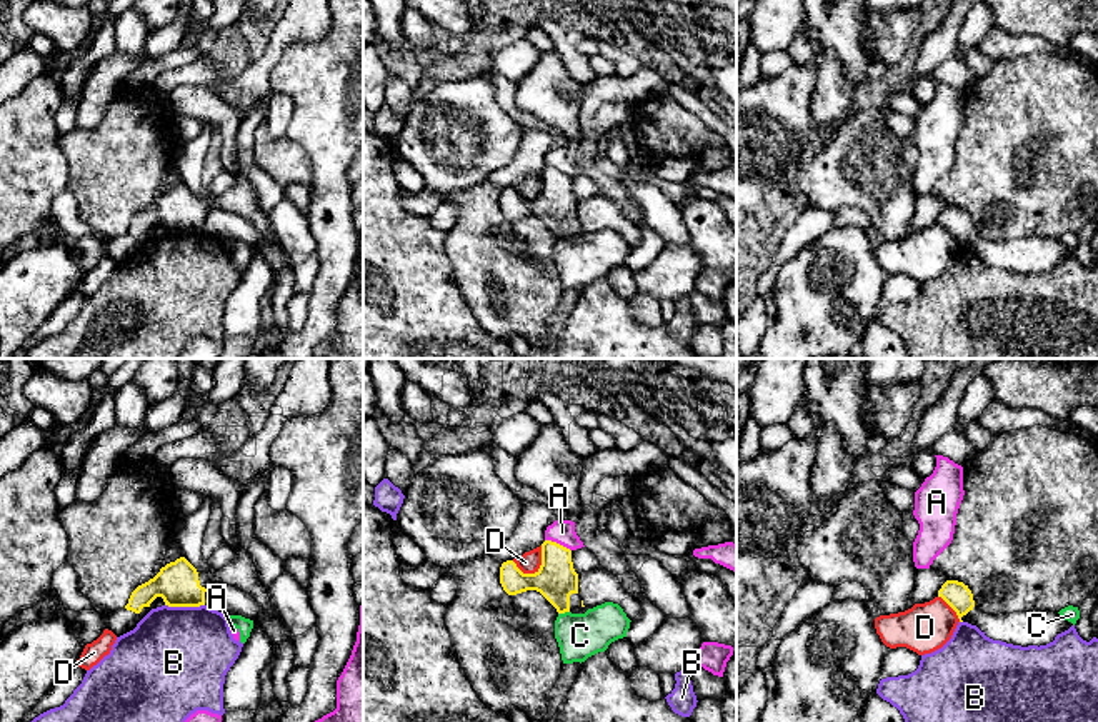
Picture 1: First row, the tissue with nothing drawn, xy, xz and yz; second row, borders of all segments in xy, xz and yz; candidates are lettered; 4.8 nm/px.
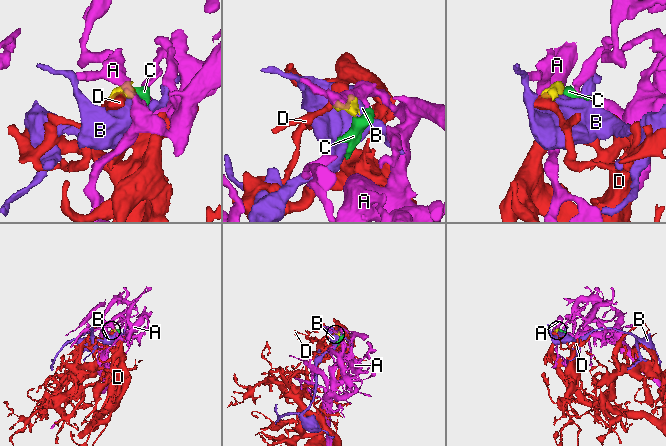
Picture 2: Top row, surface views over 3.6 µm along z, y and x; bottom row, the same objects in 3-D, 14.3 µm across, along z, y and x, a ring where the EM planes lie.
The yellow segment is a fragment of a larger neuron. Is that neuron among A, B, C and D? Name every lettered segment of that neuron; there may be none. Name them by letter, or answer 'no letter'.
no letter

